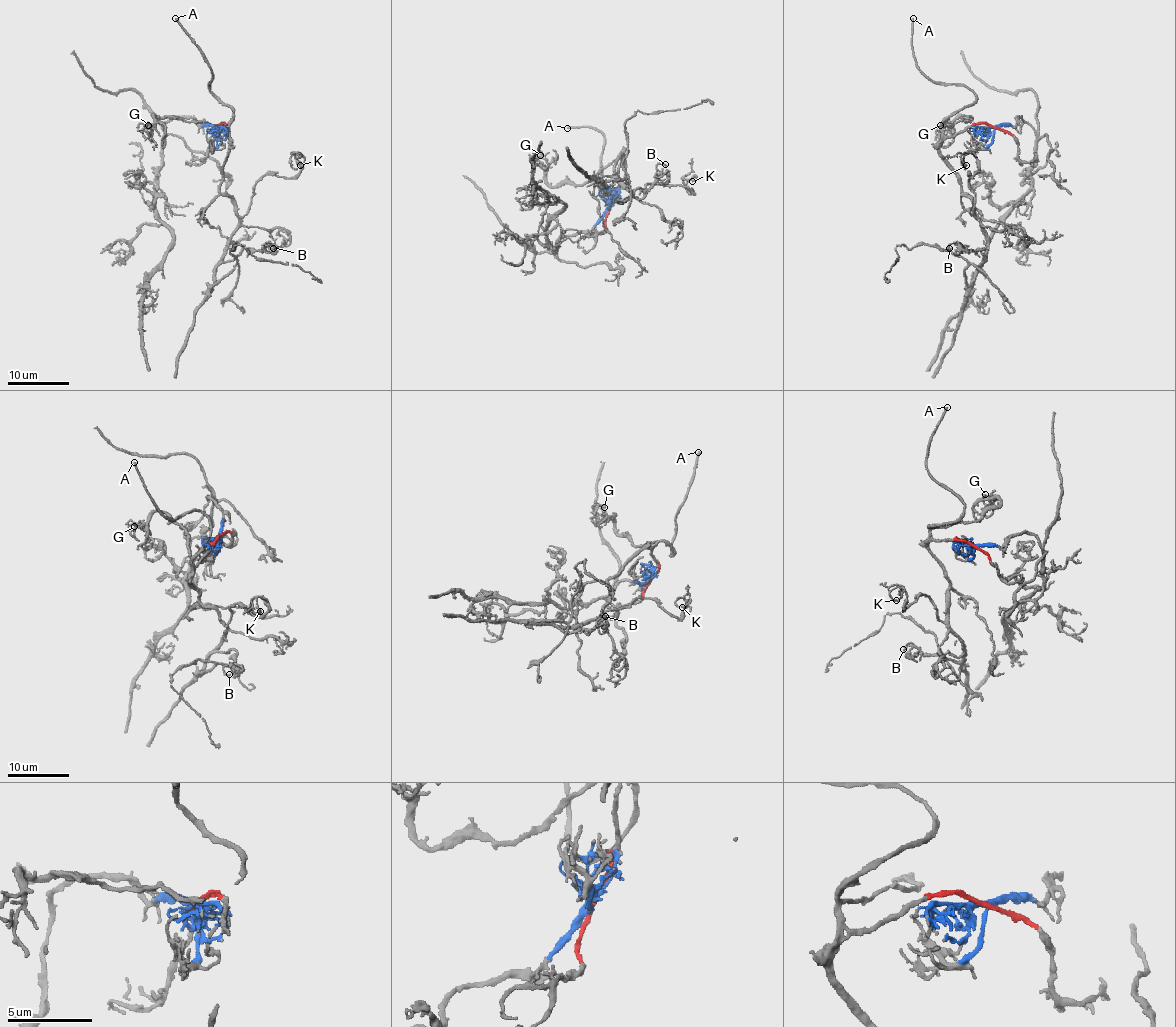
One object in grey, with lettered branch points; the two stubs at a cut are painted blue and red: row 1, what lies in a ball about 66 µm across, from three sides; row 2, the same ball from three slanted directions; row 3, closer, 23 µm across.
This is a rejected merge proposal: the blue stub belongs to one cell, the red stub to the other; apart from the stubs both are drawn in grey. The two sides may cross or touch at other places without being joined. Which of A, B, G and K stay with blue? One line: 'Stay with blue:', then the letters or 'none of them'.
Stay with blue: none of them

